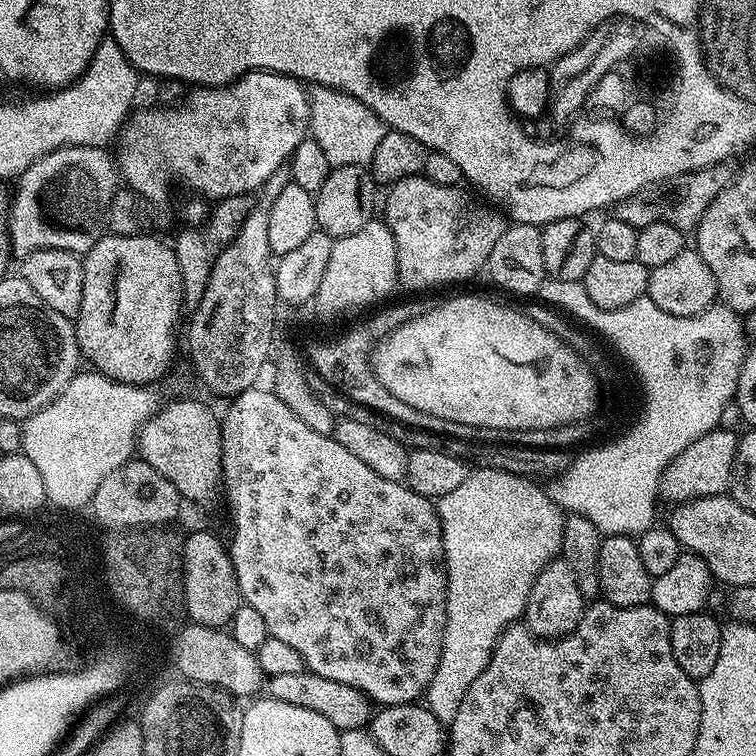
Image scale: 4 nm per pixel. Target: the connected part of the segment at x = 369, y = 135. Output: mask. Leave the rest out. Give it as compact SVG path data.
M313 87L308 93L308 105L310 138L318 142L318 146L322 146L322 151L333 168L351 164L371 165L374 150L378 150L378 142L382 142L386 131L383 120L379 120L358 98L336 92L333 88Z

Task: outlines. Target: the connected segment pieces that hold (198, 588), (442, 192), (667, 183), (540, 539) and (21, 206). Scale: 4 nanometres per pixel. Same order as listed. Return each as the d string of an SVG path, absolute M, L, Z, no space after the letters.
M192 532L183 537L182 571L189 608L197 620L203 621L202 626L223 629L231 625L242 597L229 549L224 549L223 542L212 532Z
M423 174L402 178L389 188L392 189L388 192L388 201L385 204L383 201L382 214L398 246L399 279L403 283L405 280L412 288L440 288L443 284L460 284L487 265L490 250L494 250L506 227L505 217L495 207L471 200L463 192L463 187L438 186Z
M731 163L711 164L702 170L687 172L681 176L675 176L669 180L661 180L658 184L653 184L643 188L641 192L626 197L614 208L614 214L622 222L629 222L638 230L646 226L654 226L654 222L670 222L670 226L678 226L686 234L695 233L700 225L702 214L710 210L710 202L726 190L732 181L736 179L737 169L731 168Z
M476 468L450 494L435 501L444 535L444 559L448 573L446 598L446 630L442 638L442 658L456 660L456 705L462 706L460 688L474 682L492 657L496 642L509 624L519 621L530 598L530 590L540 571L557 559L561 551L565 513L551 495L540 488L535 479L506 474L502 470Z
M74 146L73 148L58 148L53 152L48 152L44 156L39 156L29 168L20 173L15 184L16 193L12 196L12 209L8 212L8 230L6 230L7 243L10 245L11 251L13 253L16 251L18 254L17 257L20 258L28 256L34 250L46 250L47 248L57 248L58 250L83 254L91 250L91 248L105 236L106 229L108 228L108 211L110 210L110 204L117 188L121 187L122 176L118 171L117 161L114 159L114 156L108 153L108 150L104 148Z

